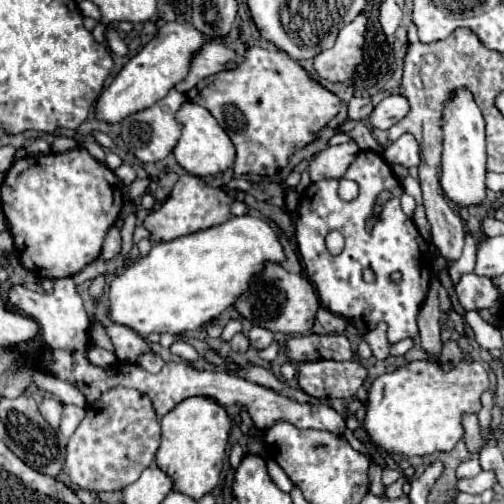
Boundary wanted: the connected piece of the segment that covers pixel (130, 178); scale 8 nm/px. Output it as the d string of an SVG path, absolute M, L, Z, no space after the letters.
M121 165L121 167L117 167L117 169L115 169L115 175L121 179L123 185L133 183L135 177L137 177L137 173L135 173L135 169L133 169L131 165Z

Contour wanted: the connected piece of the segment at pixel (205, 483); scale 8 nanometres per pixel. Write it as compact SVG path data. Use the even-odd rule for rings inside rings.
M205 397L185 399L161 419L161 445L155 453L155 463L173 477L173 491L197 501L219 483L229 429L231 419L225 409Z

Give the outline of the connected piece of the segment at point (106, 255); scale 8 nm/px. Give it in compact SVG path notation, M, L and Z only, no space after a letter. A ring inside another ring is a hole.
M108 231L101 251L101 259L111 259L119 253L121 249L121 236L119 231Z

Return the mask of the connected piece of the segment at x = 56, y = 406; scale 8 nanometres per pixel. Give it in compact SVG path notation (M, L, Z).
M55 397L43 399L41 405L39 405L39 413L45 417L45 421L53 429L59 429L59 421L61 421L61 413L63 413L63 405L61 405L59 399L55 399Z

